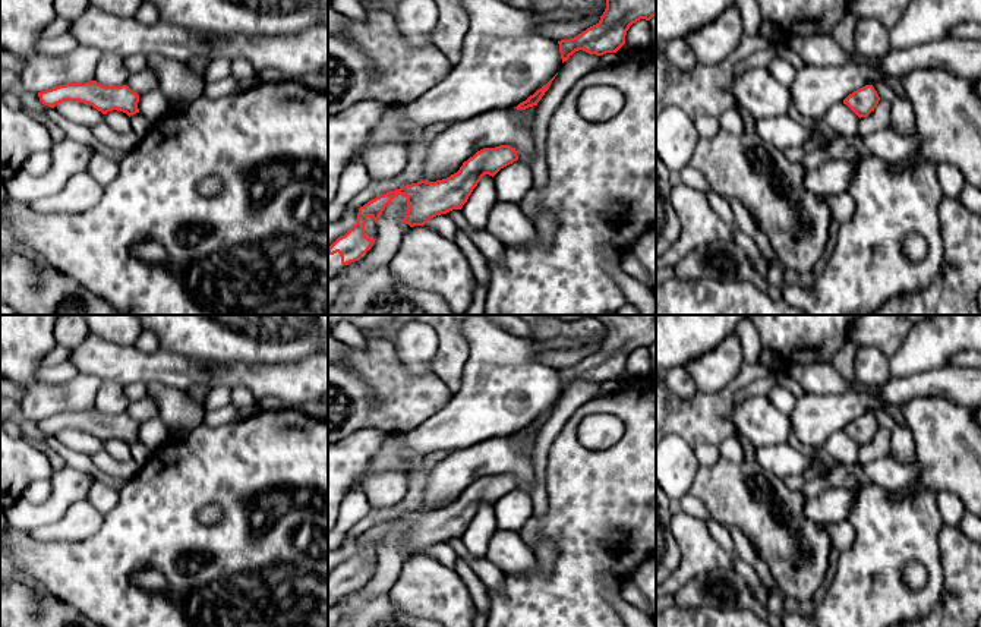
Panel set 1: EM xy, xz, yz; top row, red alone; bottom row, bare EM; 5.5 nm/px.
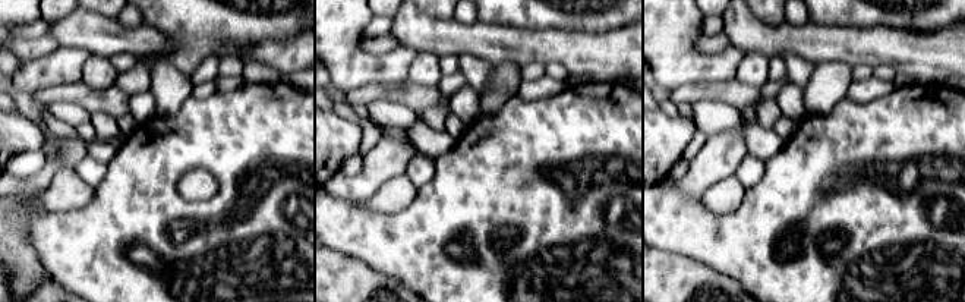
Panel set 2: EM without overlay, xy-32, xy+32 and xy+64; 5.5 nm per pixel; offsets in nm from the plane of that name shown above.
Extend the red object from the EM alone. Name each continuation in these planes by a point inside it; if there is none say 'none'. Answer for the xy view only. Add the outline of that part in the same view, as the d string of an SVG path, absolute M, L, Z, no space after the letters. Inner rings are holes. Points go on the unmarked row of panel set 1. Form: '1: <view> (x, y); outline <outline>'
none

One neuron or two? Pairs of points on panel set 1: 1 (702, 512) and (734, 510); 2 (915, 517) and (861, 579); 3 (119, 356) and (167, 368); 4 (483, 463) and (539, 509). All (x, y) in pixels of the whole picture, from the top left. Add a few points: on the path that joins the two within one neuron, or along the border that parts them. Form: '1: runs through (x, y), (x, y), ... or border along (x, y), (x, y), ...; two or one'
1: border along (688, 492), (696, 495), (715, 519); two
2: runs through (901, 532), (876, 557), (873, 564); one
3: runs through (131, 365), (155, 368); one
4: border along (532, 459), (533, 487), (529, 492); two

